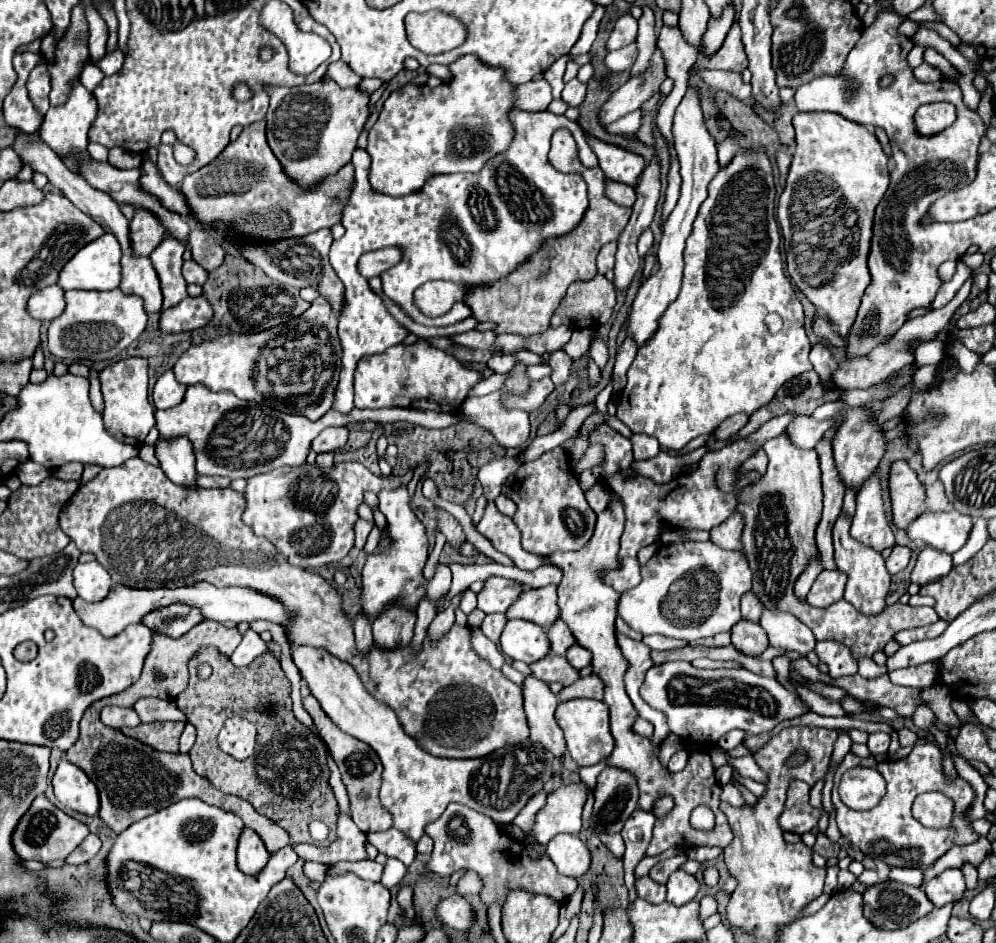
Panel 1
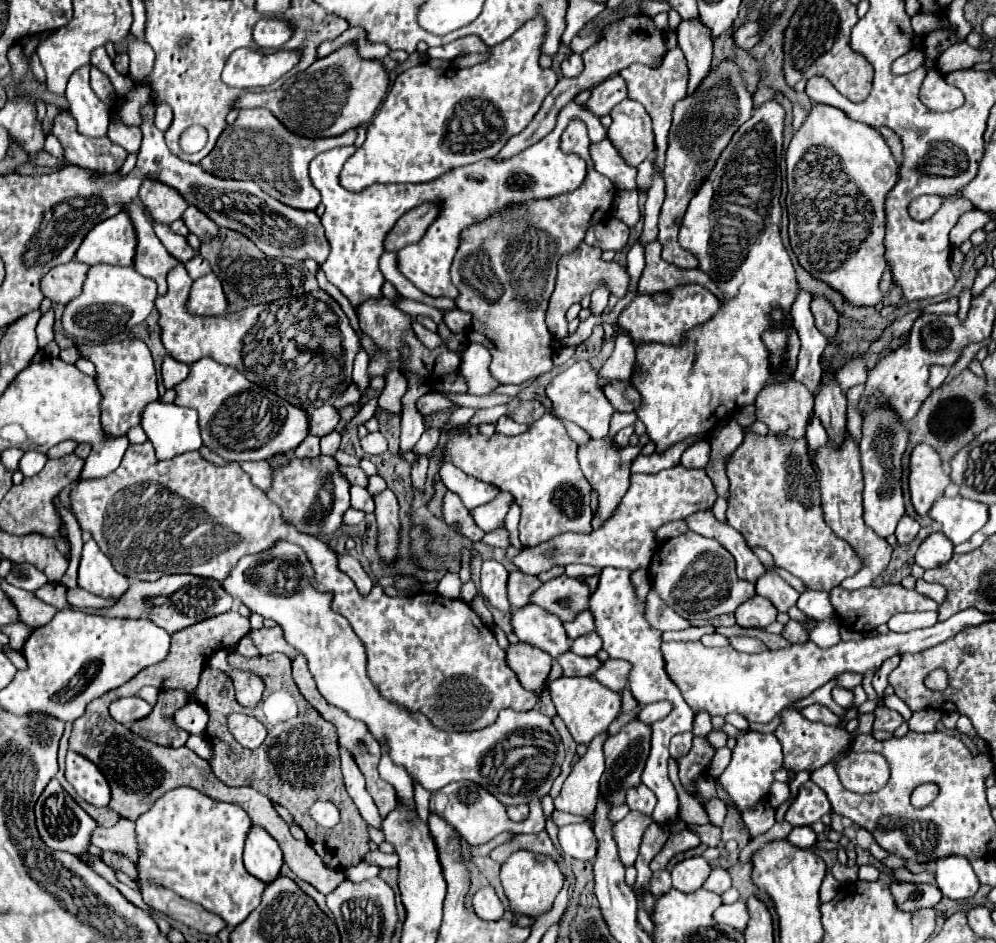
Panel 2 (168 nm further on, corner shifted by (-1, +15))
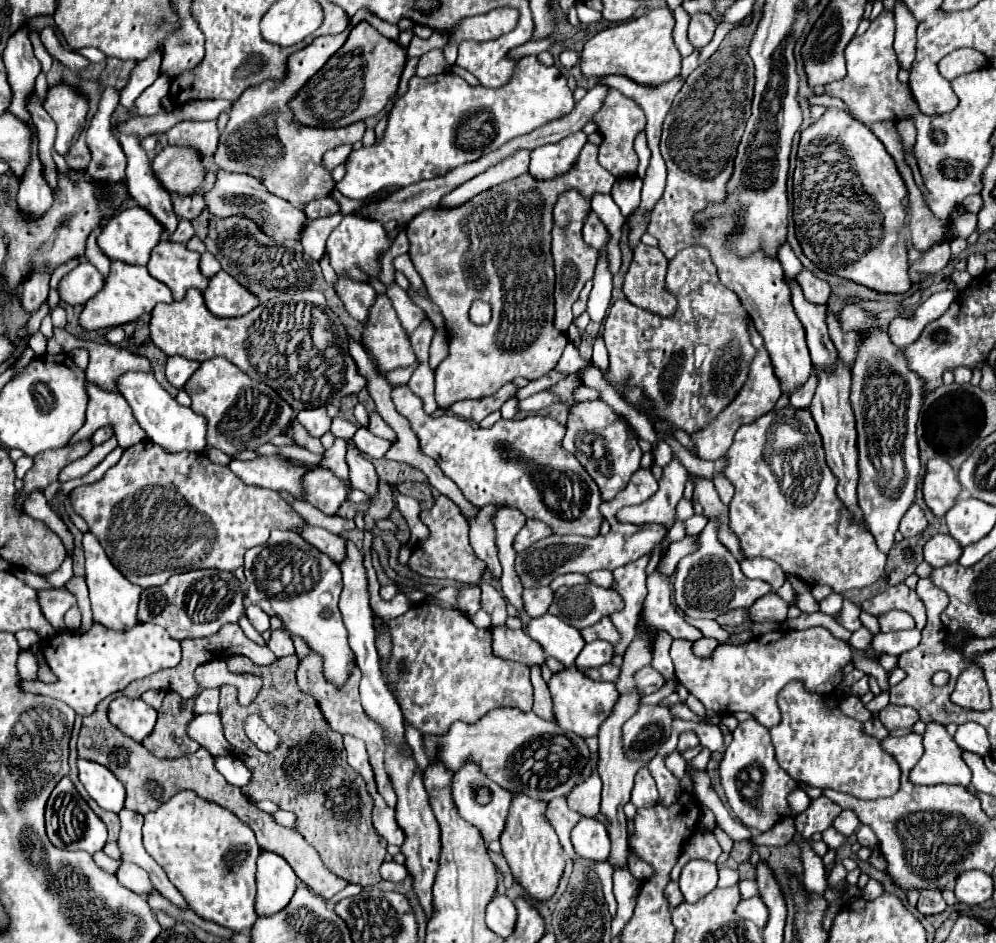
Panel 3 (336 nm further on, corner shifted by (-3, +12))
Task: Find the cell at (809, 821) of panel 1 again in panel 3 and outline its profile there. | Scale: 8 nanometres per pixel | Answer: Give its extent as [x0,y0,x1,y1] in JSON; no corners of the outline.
[794,797,840,841]

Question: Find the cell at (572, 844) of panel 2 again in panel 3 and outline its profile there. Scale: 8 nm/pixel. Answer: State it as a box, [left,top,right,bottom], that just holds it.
[572,819,610,861]

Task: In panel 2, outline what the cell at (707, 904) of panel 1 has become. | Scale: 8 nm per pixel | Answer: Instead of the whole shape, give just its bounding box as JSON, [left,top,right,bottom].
[702,868,730,894]

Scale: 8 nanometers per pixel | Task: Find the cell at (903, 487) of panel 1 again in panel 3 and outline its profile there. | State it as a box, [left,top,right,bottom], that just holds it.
[924,459,962,517]

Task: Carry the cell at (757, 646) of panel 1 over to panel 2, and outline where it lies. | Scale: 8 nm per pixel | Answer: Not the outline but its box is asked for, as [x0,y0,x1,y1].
[736,594,776,628]

